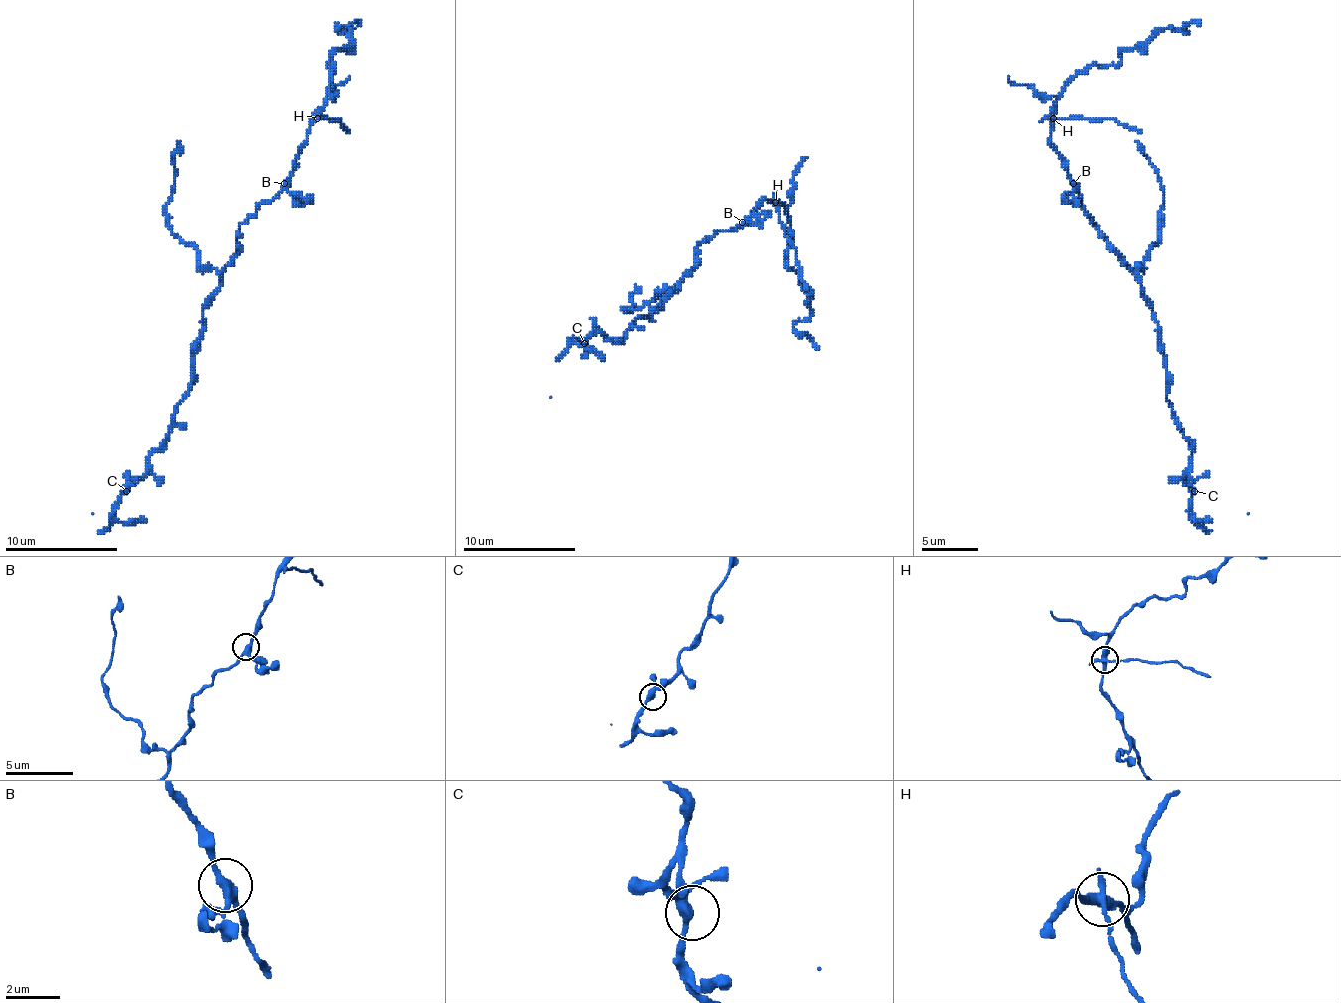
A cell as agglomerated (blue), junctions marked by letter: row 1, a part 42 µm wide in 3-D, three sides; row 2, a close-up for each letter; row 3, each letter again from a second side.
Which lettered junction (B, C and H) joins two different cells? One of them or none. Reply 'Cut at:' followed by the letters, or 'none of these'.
Cut at: H

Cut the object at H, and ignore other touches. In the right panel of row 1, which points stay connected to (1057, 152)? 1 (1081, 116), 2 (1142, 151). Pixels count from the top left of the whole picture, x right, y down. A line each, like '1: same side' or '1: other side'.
1: other side
2: same side

